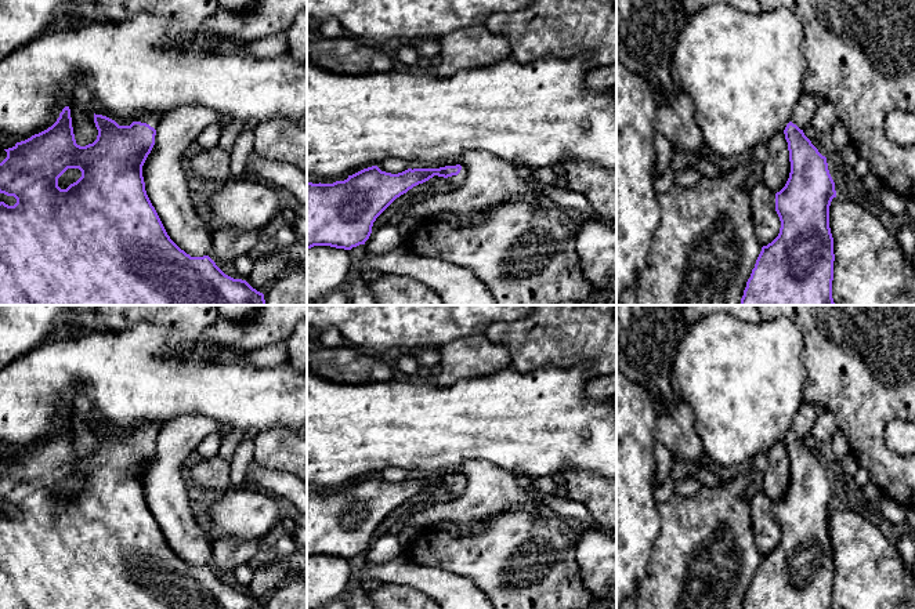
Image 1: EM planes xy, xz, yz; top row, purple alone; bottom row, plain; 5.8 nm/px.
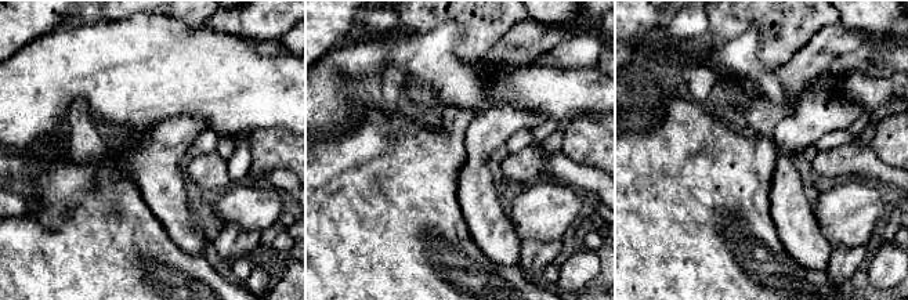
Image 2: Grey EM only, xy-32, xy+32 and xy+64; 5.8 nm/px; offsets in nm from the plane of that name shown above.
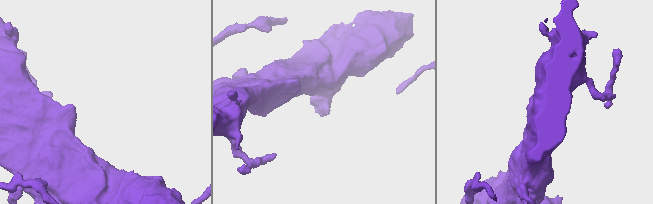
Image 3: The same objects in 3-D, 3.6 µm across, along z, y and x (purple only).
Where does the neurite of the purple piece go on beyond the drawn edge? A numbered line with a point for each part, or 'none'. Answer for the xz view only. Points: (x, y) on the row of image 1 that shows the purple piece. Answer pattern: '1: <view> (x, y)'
1: xz (459, 180)

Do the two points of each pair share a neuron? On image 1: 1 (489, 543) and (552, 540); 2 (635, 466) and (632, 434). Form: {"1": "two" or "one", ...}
{"1": "one", "2": "one"}

